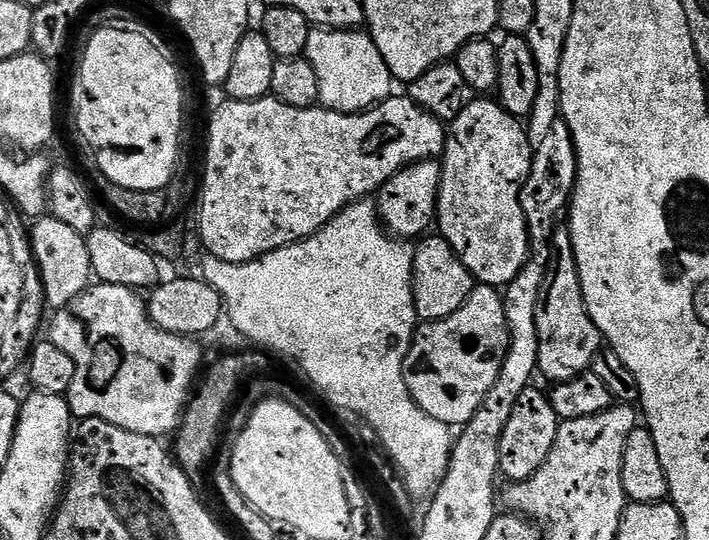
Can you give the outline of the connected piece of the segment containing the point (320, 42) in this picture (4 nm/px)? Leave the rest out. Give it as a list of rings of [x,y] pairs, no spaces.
[[[313,27],[306,59],[314,66],[314,74],[318,74],[318,90],[320,104],[335,112],[367,112],[381,100],[388,99],[394,92],[394,81],[382,54],[378,54],[378,46],[374,46],[372,37],[364,30],[338,32],[334,28]]]

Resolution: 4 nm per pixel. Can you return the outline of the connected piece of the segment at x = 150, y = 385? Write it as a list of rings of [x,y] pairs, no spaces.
[[[97,283],[71,305],[70,311],[60,310],[53,316],[56,317],[52,320],[51,342],[64,348],[66,354],[74,358],[76,367],[76,377],[66,394],[73,417],[105,420],[107,424],[143,436],[165,438],[175,433],[201,375],[200,363],[204,360],[204,352],[196,345],[195,339],[162,330],[149,316],[145,297],[126,286]]]

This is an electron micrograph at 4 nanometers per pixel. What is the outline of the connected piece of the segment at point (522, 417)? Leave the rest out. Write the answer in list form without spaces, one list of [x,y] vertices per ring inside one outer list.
[[[539,386],[522,390],[522,394],[518,394],[518,402],[514,402],[510,422],[506,422],[506,430],[502,430],[502,442],[498,450],[499,475],[503,479],[505,476],[505,481],[508,482],[530,479],[538,466],[546,462],[561,423],[561,418],[552,405],[552,397],[547,391],[543,392]]]

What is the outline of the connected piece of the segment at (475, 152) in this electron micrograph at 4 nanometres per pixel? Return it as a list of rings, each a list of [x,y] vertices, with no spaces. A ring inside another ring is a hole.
[[[476,98],[476,101],[465,103],[464,108],[458,114],[458,118],[451,121],[450,131],[448,133],[448,144],[444,148],[444,155],[442,162],[445,169],[445,175],[452,178],[456,176],[456,180],[460,183],[460,193],[456,196],[456,212],[460,215],[460,224],[464,227],[464,233],[460,236],[460,241],[455,241],[454,247],[456,253],[460,255],[460,261],[462,261],[469,270],[472,271],[473,277],[480,284],[490,284],[493,286],[506,286],[514,279],[514,277],[520,275],[524,271],[526,265],[529,263],[530,257],[528,257],[528,220],[524,210],[524,200],[522,199],[524,194],[524,184],[528,181],[528,175],[532,169],[532,157],[534,155],[534,145],[528,138],[528,134],[525,125],[521,123],[519,119],[503,108],[495,99],[492,98]]]

